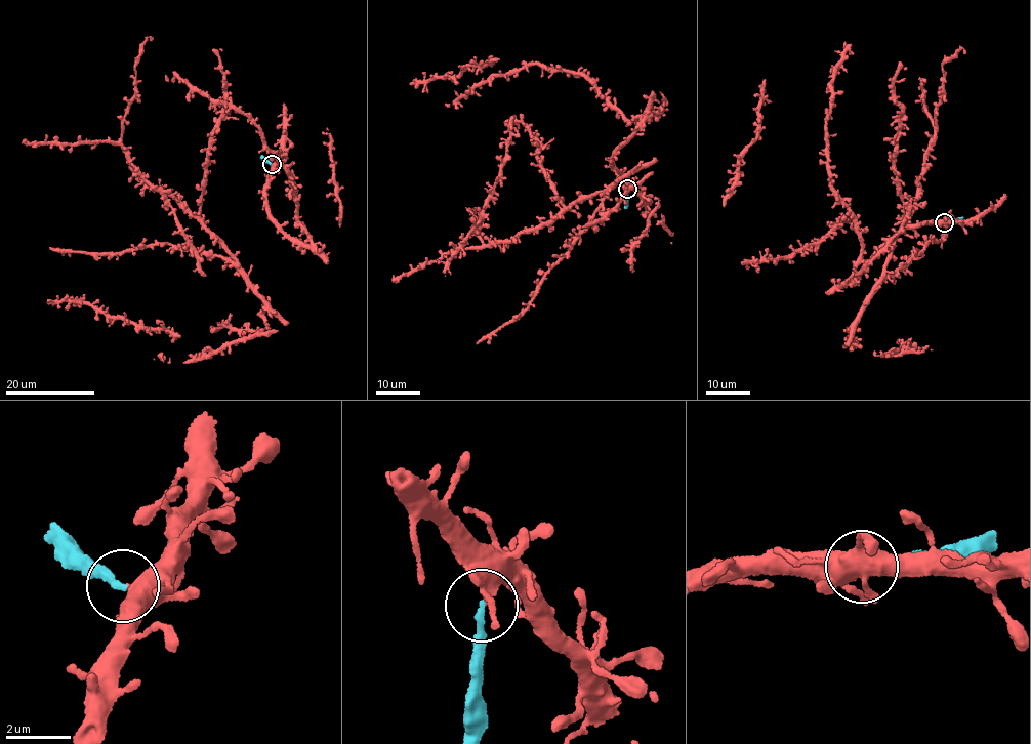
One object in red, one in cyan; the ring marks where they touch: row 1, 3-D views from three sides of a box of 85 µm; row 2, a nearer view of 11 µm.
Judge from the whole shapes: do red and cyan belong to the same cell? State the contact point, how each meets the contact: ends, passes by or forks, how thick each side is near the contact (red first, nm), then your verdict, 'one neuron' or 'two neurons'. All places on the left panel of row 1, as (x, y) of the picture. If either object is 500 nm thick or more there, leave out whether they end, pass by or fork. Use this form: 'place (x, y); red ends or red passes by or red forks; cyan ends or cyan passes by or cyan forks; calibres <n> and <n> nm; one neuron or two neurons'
place (272, 164); red ends; cyan ends; calibres 400 and 220 nm; two neurons

